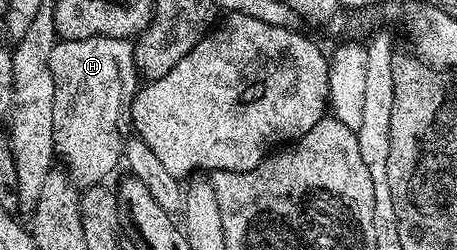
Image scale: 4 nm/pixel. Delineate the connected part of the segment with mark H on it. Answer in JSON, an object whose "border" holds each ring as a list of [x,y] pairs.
{"border":[[[118,37],[60,39],[50,53],[50,73],[54,77],[54,145],[56,155],[73,183],[81,189],[100,183],[116,166],[121,166],[126,134],[120,126],[132,110],[132,98],[138,90],[136,49],[129,40]]]}

